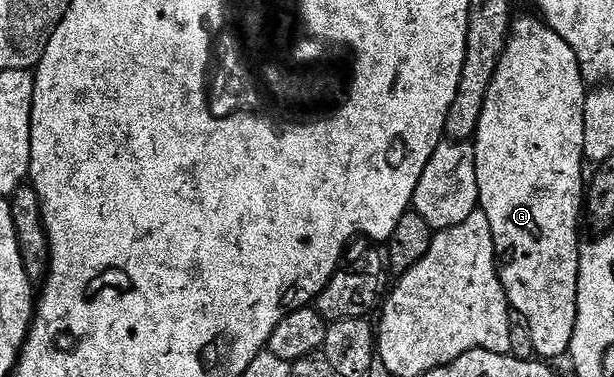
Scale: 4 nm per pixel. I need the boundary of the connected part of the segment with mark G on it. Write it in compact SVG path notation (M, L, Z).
M517 17L509 25L509 40L505 43L505 52L495 69L495 77L491 81L491 89L487 89L487 97L483 101L483 117L479 117L479 125L477 126L475 142L473 143L473 152L475 153L475 177L479 185L479 210L487 213L487 221L491 221L491 233L493 234L493 244L495 245L495 253L497 254L497 266L499 268L501 284L505 290L506 297L509 299L509 306L516 314L517 311L521 314L518 315L520 322L529 328L534 356L540 357L545 361L554 361L553 359L559 358L560 355L562 357L568 356L569 346L575 333L575 321L577 320L577 286L579 285L579 261L581 260L581 247L579 246L579 242L577 243L577 226L583 223L583 200L586 192L586 188L583 186L583 179L581 183L581 166L586 166L587 163L585 150L583 149L583 109L585 108L587 84L585 78L581 76L581 66L575 57L575 49L571 49L571 45L567 45L567 41L563 41L563 37L559 37L559 33L551 30L548 23L542 21L540 18L537 19L521 19L521 17Z

